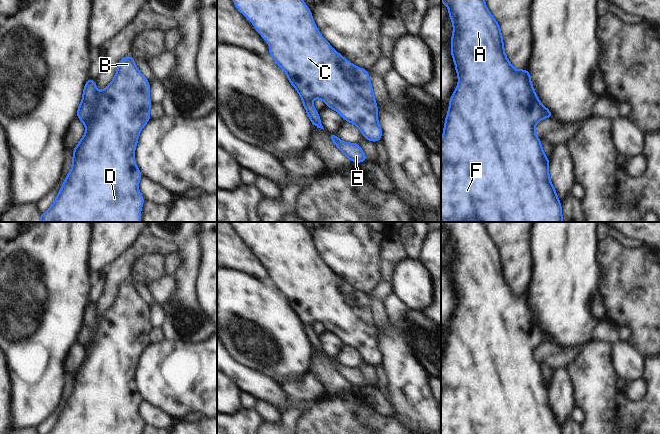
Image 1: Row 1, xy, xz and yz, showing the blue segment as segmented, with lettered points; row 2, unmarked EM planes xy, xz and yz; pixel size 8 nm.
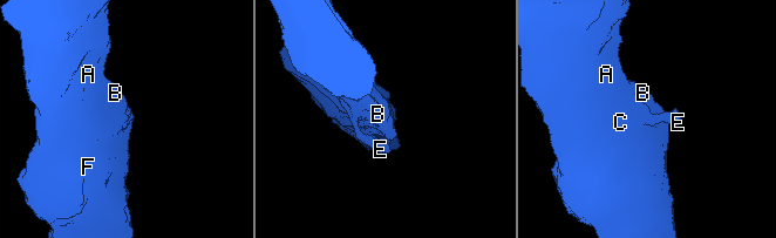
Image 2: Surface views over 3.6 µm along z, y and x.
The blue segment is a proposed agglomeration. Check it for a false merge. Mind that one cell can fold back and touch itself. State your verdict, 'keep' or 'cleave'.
keep

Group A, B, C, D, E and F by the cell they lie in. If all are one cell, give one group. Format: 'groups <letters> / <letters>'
groups A B C D E F

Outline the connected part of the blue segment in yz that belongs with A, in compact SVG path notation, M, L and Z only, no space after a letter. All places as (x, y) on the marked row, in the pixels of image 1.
M441 0L449 10L453 23L451 55L459 82L450 98L441 141L441 222L564 222L561 202L549 177L549 159L545 155L541 140L535 134L535 126L545 118L553 118L549 109L541 104L531 83L527 69L515 70L505 55L501 29L486 7L485 0Z

